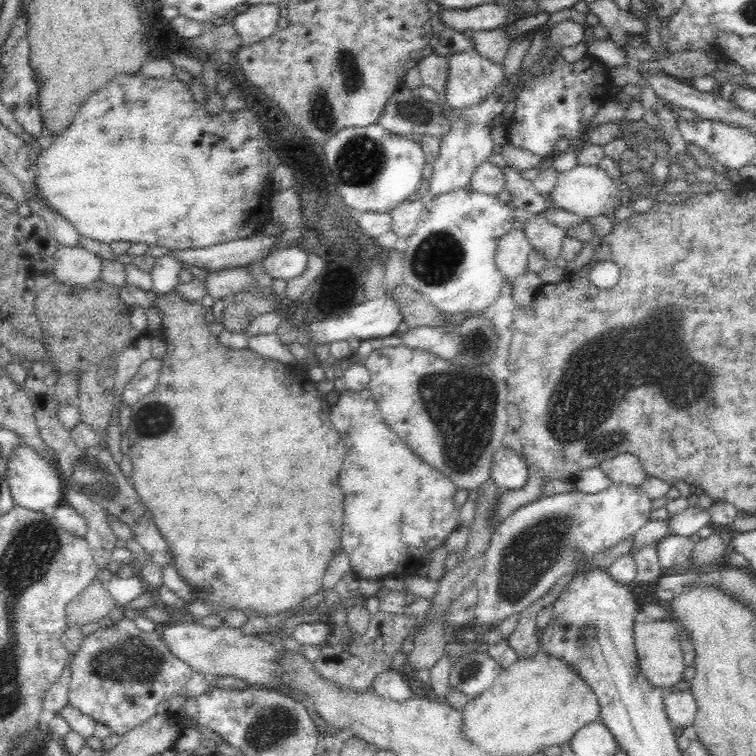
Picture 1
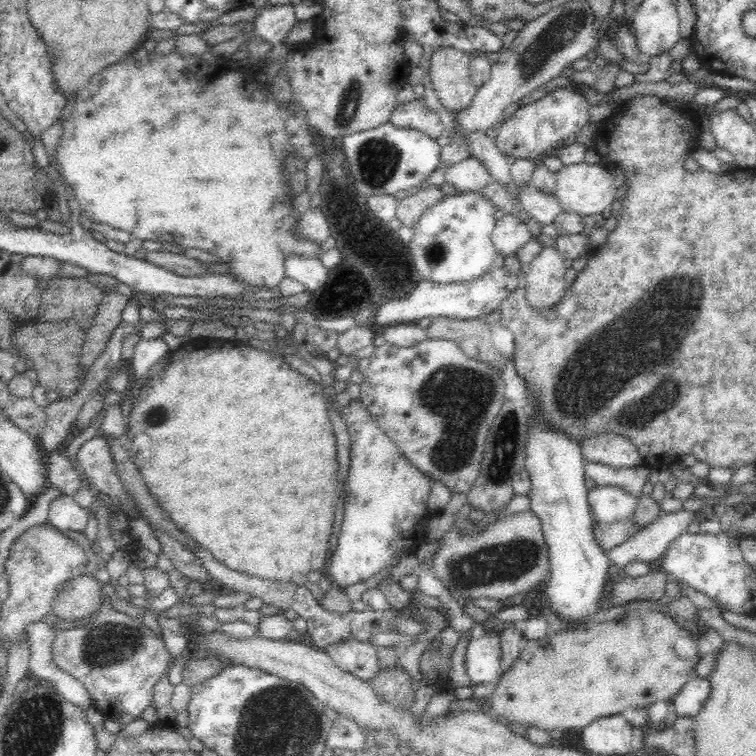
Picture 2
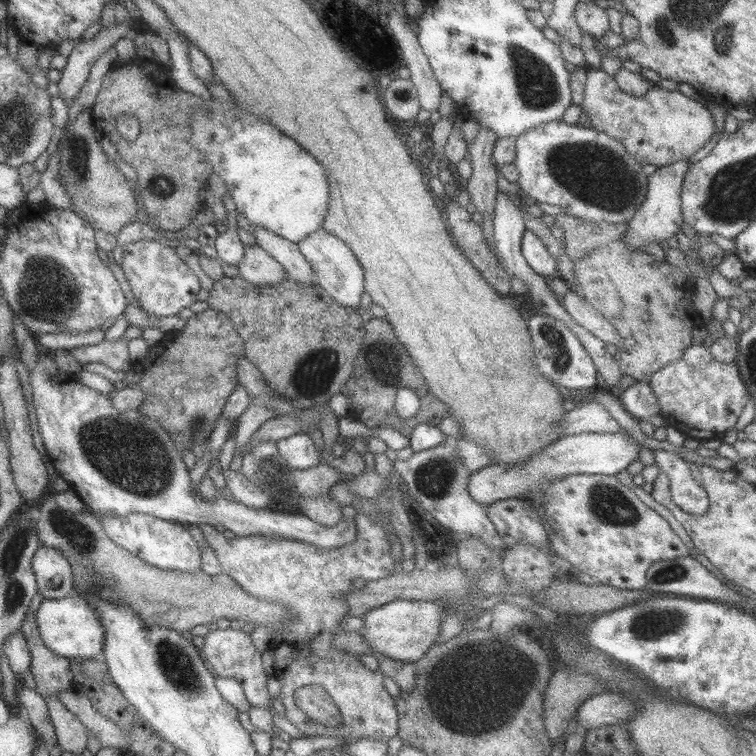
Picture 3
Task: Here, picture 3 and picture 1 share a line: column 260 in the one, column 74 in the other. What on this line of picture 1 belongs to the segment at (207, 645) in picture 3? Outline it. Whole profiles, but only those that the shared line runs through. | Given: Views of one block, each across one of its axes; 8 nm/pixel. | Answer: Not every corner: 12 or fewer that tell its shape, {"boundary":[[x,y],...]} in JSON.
{"boundary":[[123,617],[72,654],[69,704],[122,737],[192,667]]}

